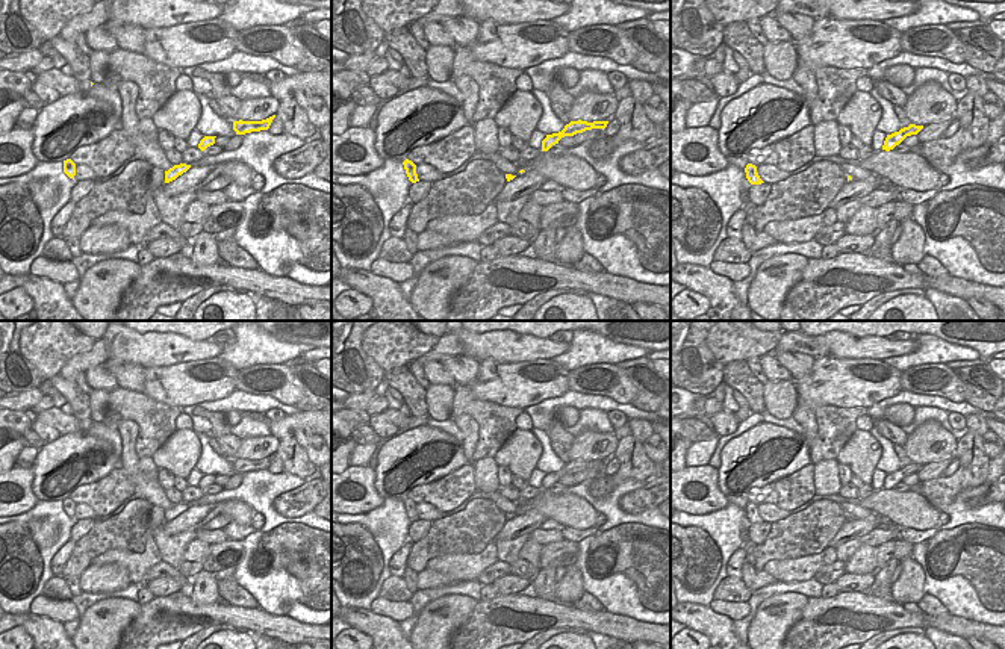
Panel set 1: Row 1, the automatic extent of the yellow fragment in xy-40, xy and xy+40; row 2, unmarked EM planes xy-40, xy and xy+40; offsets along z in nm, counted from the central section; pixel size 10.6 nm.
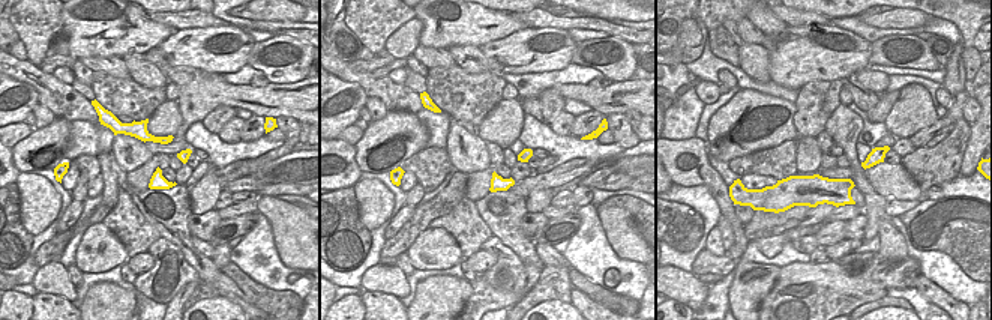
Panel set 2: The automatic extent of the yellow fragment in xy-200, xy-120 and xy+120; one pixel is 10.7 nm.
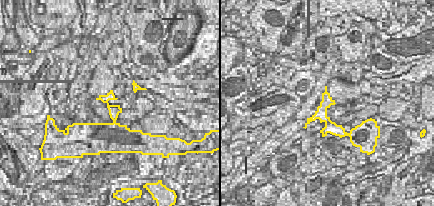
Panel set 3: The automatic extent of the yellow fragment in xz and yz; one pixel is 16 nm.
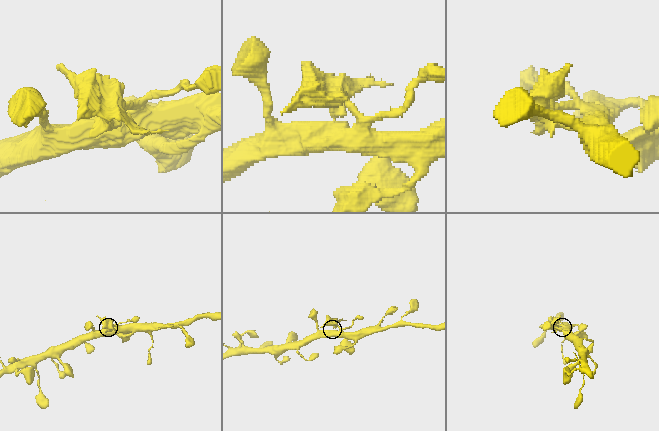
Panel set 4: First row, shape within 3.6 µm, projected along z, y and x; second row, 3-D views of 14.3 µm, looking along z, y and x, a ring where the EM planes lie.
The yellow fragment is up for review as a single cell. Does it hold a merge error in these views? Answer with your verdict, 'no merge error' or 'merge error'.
no merge error

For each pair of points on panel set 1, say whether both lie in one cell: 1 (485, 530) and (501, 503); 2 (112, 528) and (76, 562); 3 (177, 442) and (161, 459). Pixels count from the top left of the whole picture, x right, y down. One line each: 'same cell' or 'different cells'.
1: different cells
2: same cell
3: same cell

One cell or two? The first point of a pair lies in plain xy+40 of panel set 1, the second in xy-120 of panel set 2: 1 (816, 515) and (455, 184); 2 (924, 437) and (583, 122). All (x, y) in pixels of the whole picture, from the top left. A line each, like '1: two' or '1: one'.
1: one
2: one

